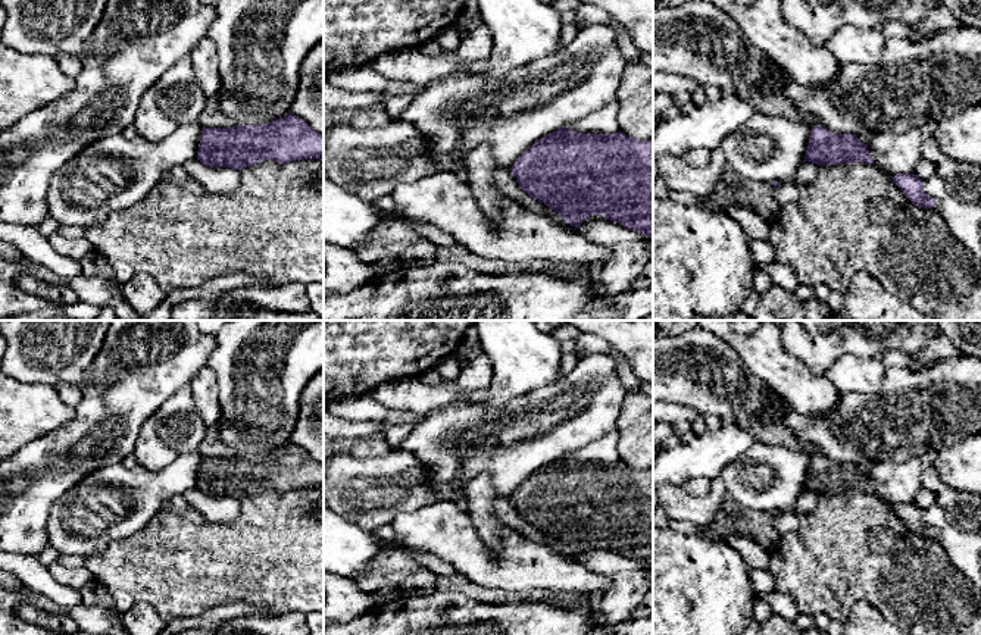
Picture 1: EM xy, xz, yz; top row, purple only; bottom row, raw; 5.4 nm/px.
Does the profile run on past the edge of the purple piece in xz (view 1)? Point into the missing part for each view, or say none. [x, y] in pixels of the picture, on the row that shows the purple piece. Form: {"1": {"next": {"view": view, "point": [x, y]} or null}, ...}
{"1": {"next": null}}

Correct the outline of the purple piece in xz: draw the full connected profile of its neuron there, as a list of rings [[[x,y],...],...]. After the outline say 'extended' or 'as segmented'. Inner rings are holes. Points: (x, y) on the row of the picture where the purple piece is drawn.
[[[562,126],[535,141],[512,165],[512,175],[532,198],[578,228],[593,215],[604,216],[653,238],[653,141],[616,134],[581,134]]] | as segmented

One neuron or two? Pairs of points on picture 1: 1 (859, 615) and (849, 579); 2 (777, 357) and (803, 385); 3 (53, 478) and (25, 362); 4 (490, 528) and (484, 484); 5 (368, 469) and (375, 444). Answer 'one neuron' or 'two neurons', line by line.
1: two neurons
2: one neuron
3: two neurons
4: one neuron
5: two neurons

